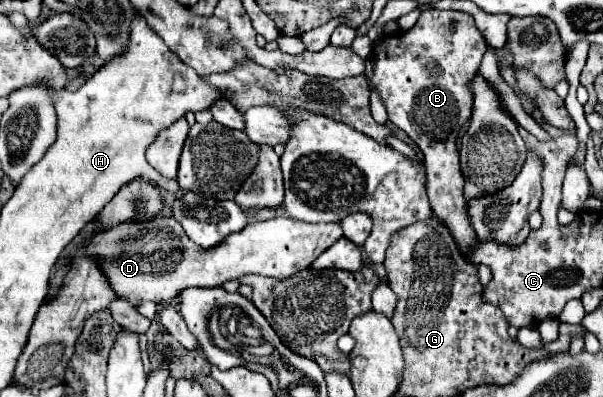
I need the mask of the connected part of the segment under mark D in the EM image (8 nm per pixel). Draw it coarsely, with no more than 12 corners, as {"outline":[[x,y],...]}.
{"outline":[[175,217],[97,235],[115,293],[137,307],[247,273],[287,279],[339,223],[249,223],[217,247]]}

